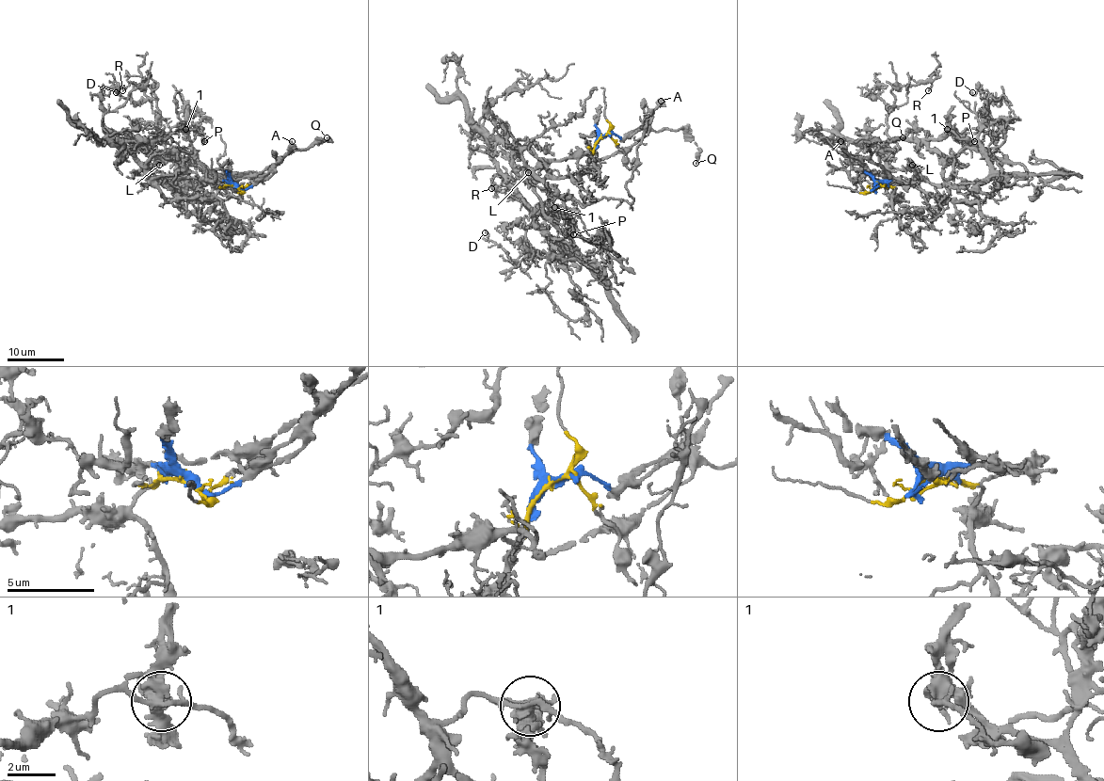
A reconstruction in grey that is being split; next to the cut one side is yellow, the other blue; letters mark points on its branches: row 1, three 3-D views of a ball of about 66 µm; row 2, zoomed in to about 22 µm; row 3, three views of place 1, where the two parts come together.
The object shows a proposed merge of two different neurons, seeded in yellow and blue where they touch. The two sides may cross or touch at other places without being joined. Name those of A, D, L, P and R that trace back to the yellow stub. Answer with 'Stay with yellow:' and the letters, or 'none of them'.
Stay with yellow: D, L, P, R

